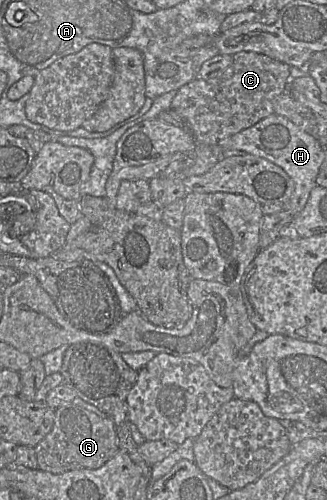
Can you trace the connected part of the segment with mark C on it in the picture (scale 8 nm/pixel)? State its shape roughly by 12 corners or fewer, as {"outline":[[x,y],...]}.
{"outline":[[232,55],[221,75],[180,87],[171,110],[218,145],[274,113],[290,66]]}

